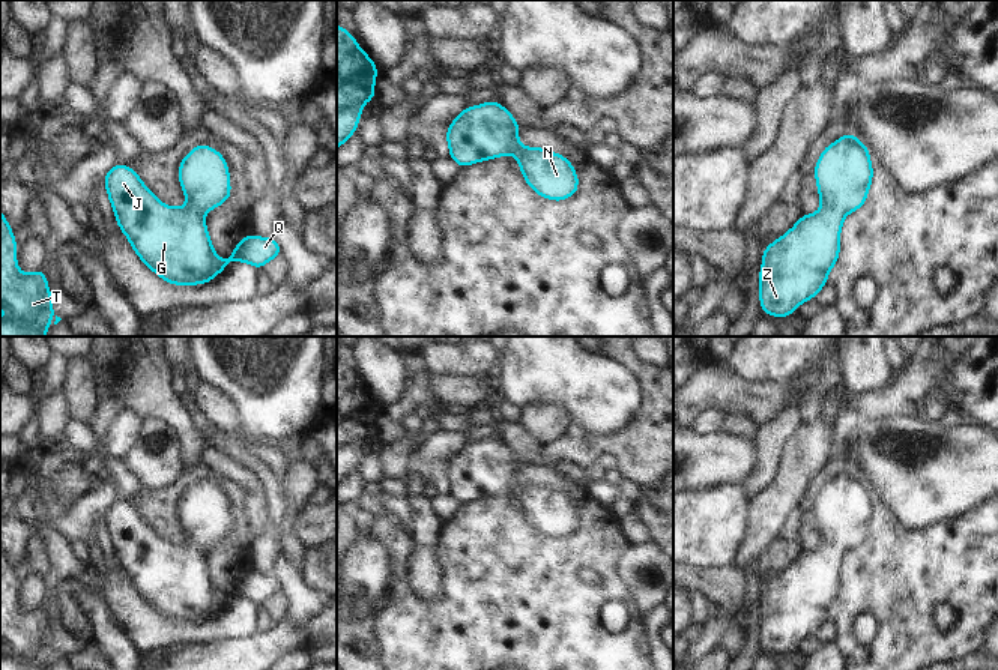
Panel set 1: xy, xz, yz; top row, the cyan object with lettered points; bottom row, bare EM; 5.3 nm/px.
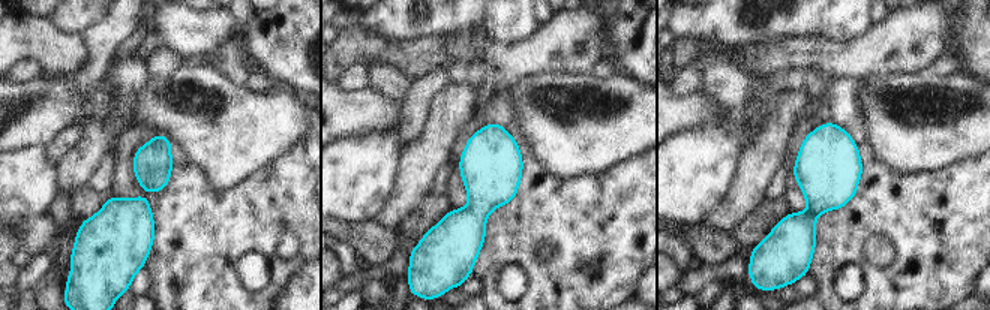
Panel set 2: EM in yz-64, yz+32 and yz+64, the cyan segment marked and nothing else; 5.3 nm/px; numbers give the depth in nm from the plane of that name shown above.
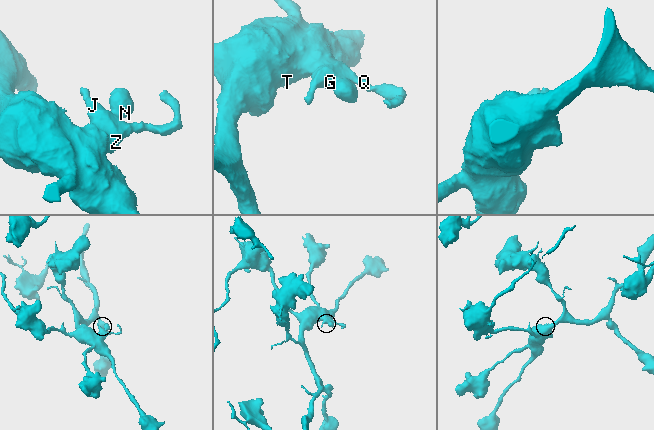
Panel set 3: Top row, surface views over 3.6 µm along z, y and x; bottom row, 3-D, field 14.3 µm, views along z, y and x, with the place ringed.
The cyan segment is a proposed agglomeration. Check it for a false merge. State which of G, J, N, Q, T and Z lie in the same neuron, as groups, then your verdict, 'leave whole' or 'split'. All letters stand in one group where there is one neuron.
G J N Q T Z; leave whole

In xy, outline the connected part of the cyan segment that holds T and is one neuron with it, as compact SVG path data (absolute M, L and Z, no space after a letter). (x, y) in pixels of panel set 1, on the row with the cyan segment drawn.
M0 209L0 309L9 308L8 318L0 317L0 337L45 337L50 317L62 318L53 309L53 297L45 270L21 273L17 263L17 239Z

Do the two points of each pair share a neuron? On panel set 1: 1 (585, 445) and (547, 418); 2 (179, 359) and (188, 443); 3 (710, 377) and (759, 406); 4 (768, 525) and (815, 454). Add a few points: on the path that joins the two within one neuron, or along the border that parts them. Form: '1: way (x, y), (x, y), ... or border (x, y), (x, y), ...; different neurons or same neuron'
1: border (570, 424), (555, 439), (543, 445); different neurons
2: border (163, 352), (173, 370); different neurons
3: way (722, 389), (747, 398); same neuron
4: way (771, 507), (786, 491), (797, 472); same neuron

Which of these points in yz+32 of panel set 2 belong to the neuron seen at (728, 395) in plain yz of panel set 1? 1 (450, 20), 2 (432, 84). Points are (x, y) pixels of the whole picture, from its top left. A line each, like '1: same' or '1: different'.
1: different
2: different

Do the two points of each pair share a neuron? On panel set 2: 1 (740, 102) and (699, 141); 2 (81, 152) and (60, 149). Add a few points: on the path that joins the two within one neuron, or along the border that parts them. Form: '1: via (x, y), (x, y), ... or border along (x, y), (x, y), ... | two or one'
1: via (737, 114), (711, 141) | one
2: border along (84, 129), (80, 140), (57, 166) | two

